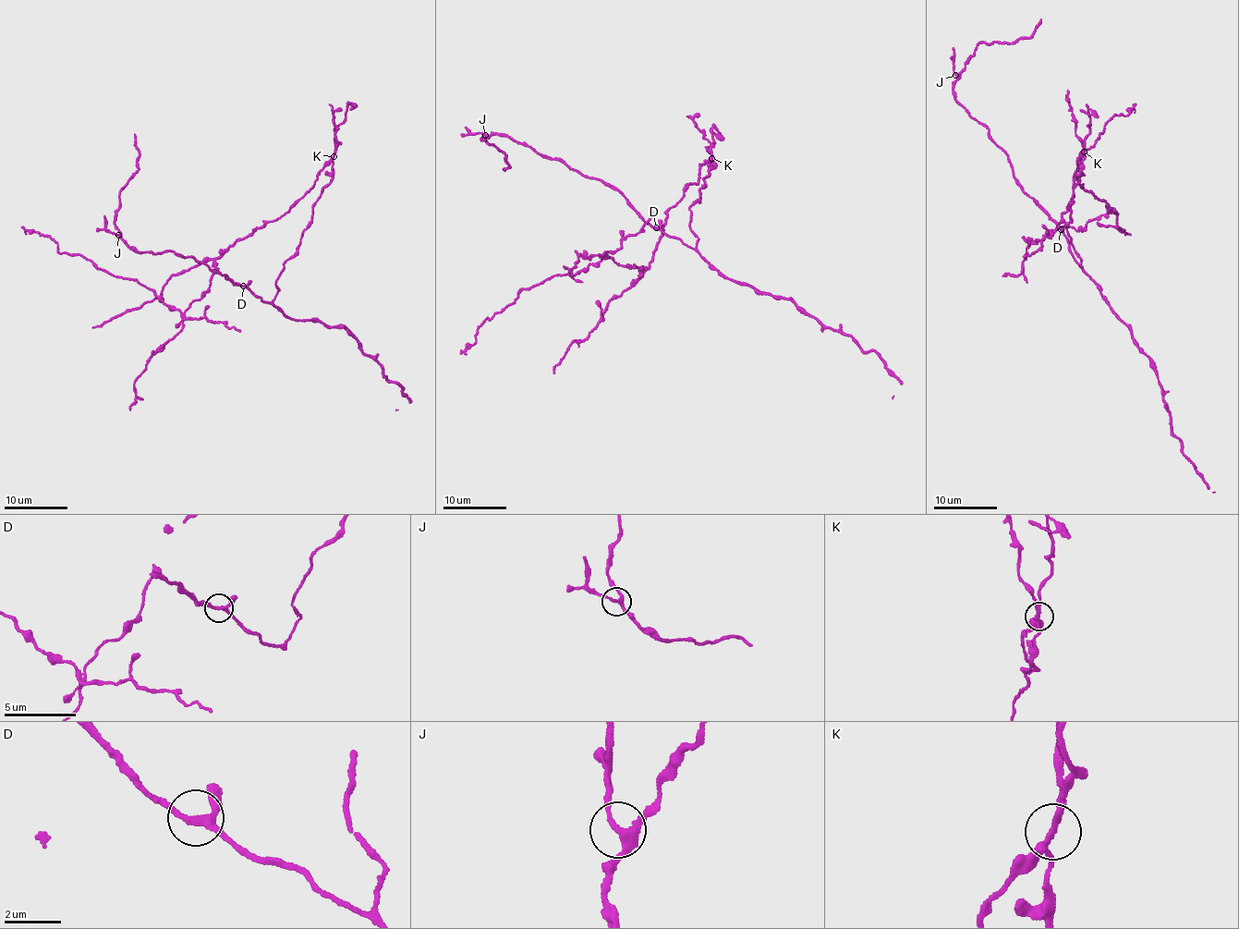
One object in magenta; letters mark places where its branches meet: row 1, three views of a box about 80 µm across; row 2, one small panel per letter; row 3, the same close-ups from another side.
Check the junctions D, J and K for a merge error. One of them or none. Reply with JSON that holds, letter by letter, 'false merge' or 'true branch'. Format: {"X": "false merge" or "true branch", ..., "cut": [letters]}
{"D": "true branch", "J": "true branch", "K": "false merge", "cut": ["K"]}

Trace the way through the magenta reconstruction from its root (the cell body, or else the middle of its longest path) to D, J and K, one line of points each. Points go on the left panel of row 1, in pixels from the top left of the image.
D: (311, 209), (299, 248), (276, 280), (275, 298), (266, 302), (243, 286)
J: (311, 209), (299, 248), (276, 280), (279, 291), (267, 302), (190, 257), (135, 250), (118, 235)
K: (311, 209), (321, 190), (331, 181), (333, 155)

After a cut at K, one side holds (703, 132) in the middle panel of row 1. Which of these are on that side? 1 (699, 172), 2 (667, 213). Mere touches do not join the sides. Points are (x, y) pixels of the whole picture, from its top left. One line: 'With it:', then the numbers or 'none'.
With it: none

